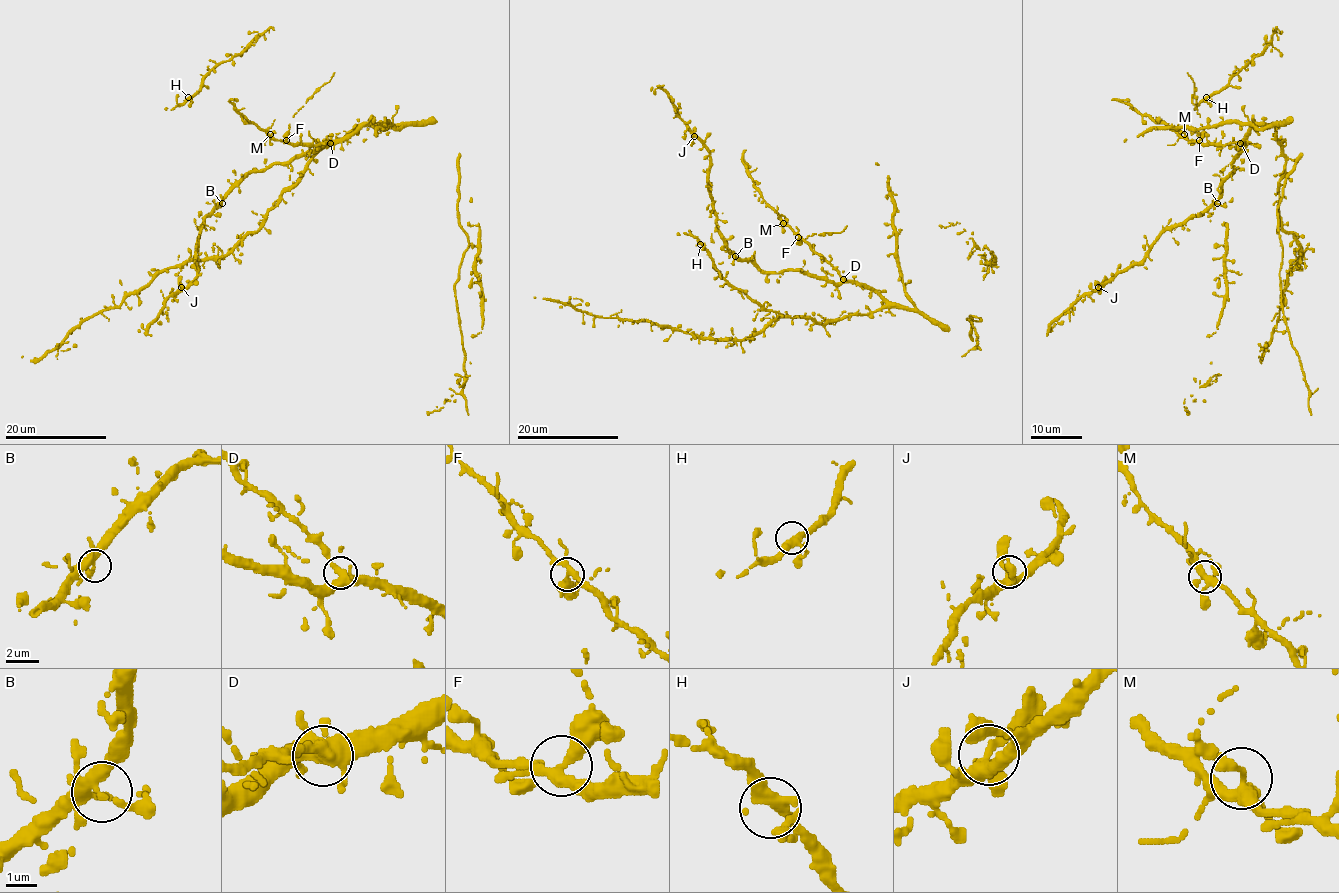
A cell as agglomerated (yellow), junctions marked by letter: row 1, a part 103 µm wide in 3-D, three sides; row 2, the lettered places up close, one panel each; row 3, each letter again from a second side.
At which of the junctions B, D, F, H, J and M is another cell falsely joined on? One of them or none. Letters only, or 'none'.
F

